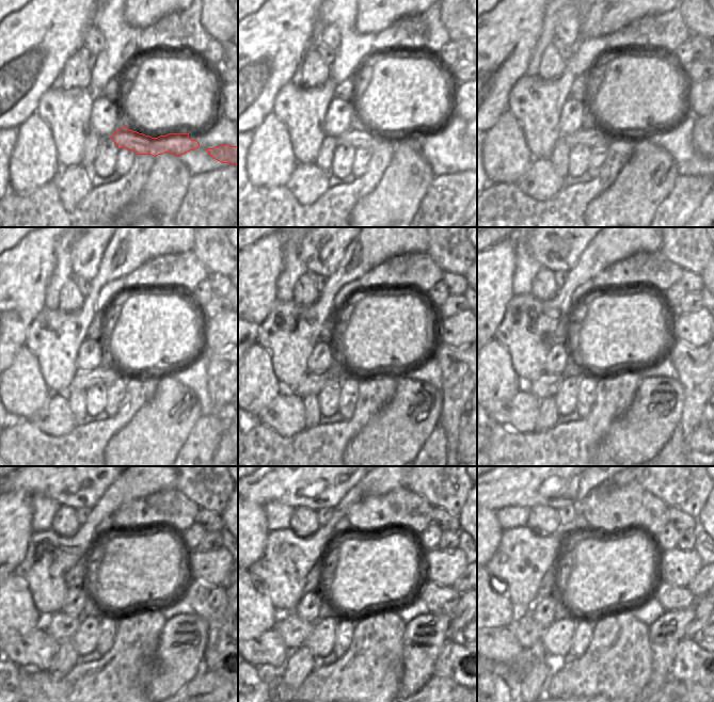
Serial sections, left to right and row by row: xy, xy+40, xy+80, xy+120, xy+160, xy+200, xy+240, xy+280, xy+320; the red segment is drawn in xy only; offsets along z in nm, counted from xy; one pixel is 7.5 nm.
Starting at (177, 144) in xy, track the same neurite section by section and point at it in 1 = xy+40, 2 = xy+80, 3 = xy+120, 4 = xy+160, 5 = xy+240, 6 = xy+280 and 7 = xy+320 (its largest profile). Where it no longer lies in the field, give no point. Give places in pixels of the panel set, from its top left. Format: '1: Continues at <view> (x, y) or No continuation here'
1: Continues at xy+40 (361, 138)
2: Continues at xy+80 (596, 137)
3: Continues at xy+120 (100, 376)
4: Continues at xy+160 (312, 384)
5: Continues at xy+240 (61, 626)
6: Continues at xy+280 (294, 631)
7: Continues at xy+320 (528, 634).

